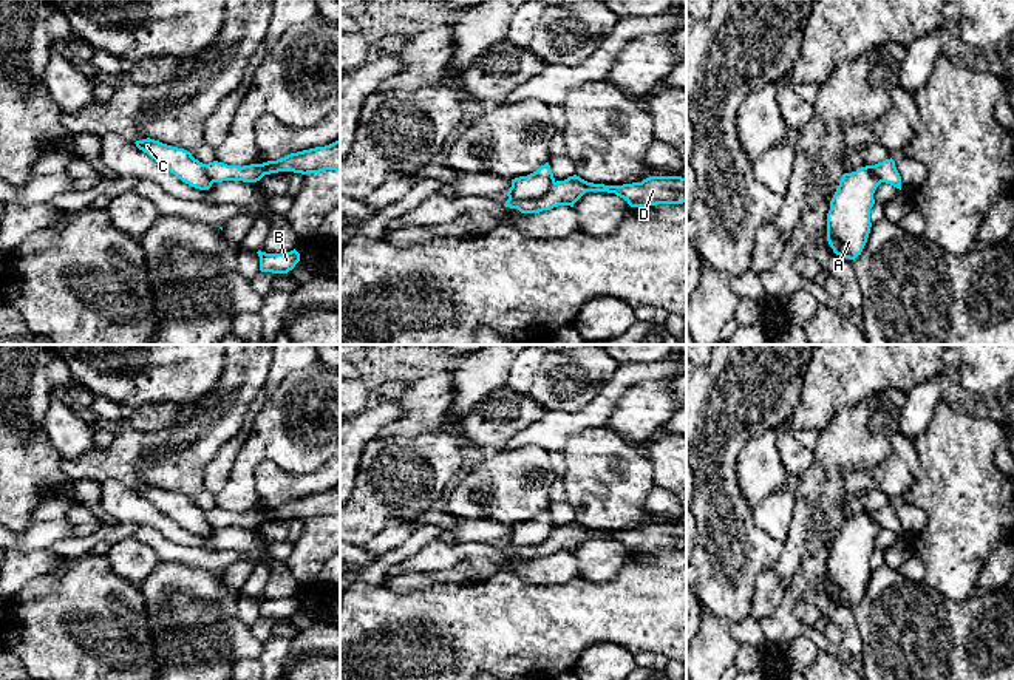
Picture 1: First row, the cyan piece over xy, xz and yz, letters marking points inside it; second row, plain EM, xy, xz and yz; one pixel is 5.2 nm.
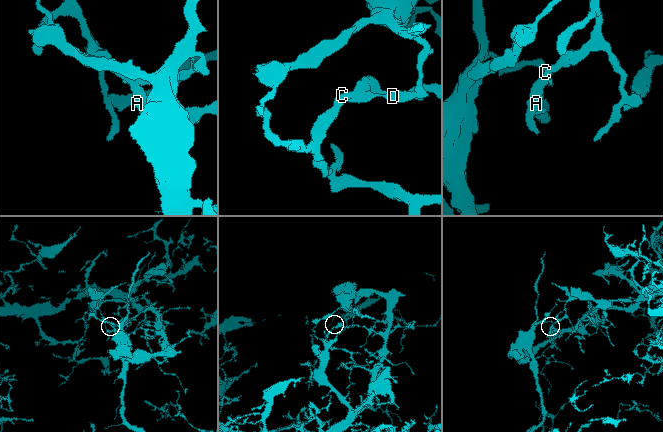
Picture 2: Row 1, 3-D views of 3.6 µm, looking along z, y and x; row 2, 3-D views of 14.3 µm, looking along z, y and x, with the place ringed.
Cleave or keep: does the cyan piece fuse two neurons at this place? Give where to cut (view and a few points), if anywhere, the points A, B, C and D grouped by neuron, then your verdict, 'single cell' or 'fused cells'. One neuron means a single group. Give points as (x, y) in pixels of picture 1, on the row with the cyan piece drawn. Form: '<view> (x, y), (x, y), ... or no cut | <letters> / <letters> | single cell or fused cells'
xz (555, 183), (540, 197), (509, 198) | A B C / D | fused cells

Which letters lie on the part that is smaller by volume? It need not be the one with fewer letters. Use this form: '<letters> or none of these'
D

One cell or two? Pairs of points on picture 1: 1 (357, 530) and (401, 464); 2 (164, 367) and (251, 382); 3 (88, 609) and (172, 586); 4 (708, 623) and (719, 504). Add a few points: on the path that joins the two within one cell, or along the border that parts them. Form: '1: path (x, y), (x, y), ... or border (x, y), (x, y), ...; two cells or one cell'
1: path (365, 513), (376, 503), (385, 481); one cell
2: border (226, 360), (217, 382), (193, 402); two cells
3: border (138, 588), (149, 629); two cells
4: border (704, 606), (730, 625); two cells

